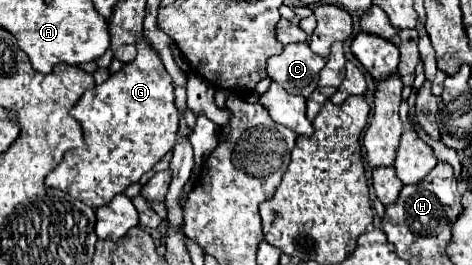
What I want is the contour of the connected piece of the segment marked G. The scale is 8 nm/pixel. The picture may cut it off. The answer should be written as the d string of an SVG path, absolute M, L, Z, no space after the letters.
M138 40L136 58L122 66L116 74L110 74L106 82L94 86L94 90L78 100L74 106L74 118L84 130L84 148L68 150L64 154L62 164L58 164L48 176L46 186L68 192L76 200L86 202L92 208L104 206L112 200L114 194L124 192L130 184L138 182L142 174L152 170L152 166L174 148L174 140L178 136L178 110L174 106L174 84L168 72L162 66L158 54L150 48L148 40Z

